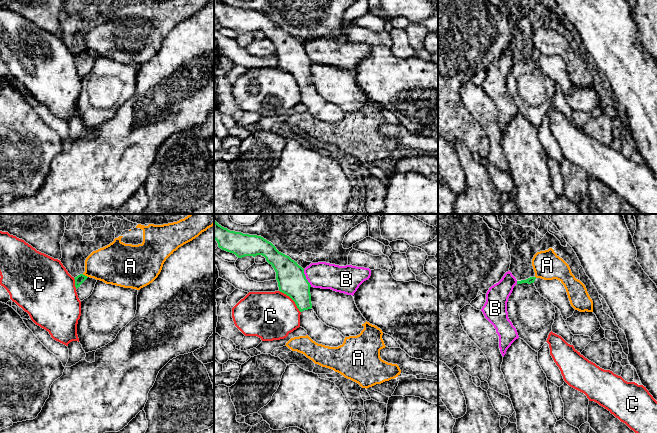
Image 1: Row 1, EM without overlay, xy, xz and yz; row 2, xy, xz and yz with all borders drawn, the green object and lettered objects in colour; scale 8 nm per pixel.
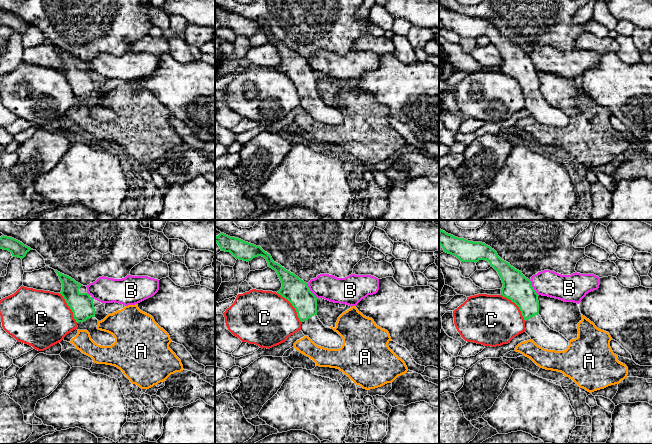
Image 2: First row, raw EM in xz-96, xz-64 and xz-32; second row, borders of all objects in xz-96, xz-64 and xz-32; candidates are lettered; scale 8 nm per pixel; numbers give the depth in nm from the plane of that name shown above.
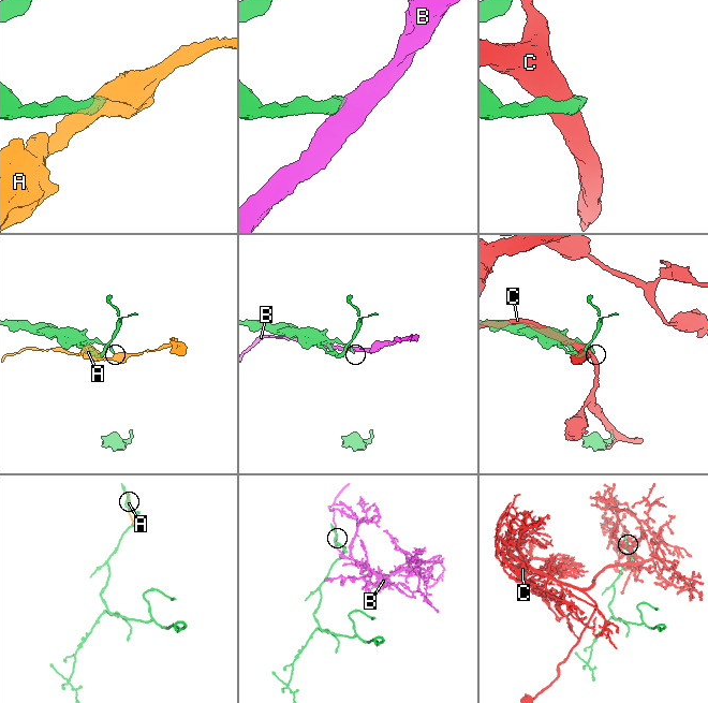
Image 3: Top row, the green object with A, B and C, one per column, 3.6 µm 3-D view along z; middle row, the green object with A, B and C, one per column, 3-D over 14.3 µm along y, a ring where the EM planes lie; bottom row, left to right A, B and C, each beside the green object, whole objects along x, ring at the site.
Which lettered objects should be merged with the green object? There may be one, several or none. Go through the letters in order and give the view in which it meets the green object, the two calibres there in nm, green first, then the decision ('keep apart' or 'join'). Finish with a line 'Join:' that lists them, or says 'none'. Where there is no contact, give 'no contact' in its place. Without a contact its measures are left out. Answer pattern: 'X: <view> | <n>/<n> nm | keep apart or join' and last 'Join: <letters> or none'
A: xy | 70/320 nm | keep apart
B: xz | 220/220 nm | keep apart
C: xz | 220/380 nm | keep apart
Join: none

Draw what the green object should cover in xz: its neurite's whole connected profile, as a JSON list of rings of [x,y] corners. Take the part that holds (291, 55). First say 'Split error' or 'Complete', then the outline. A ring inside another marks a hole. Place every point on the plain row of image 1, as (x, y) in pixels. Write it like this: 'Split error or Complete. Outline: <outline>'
Split error. Outline: [[[214,0],[214,16],[222,26],[235,30],[238,34],[245,32],[262,31],[272,41],[276,48],[279,67],[289,72],[301,88],[300,103],[307,107],[307,111],[316,119],[329,123],[338,123],[343,120],[345,113],[335,104],[323,99],[312,85],[310,59],[306,55],[304,45],[292,36],[289,32],[279,28],[276,23],[266,15],[257,11],[243,10],[230,7],[219,0]]]

